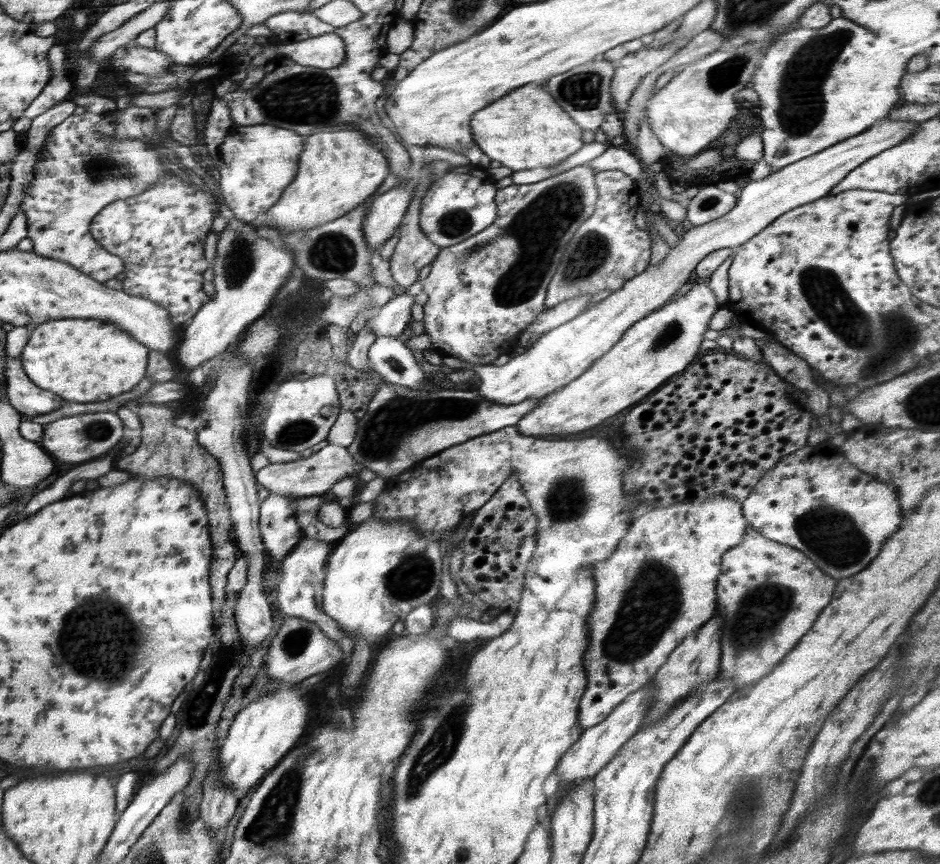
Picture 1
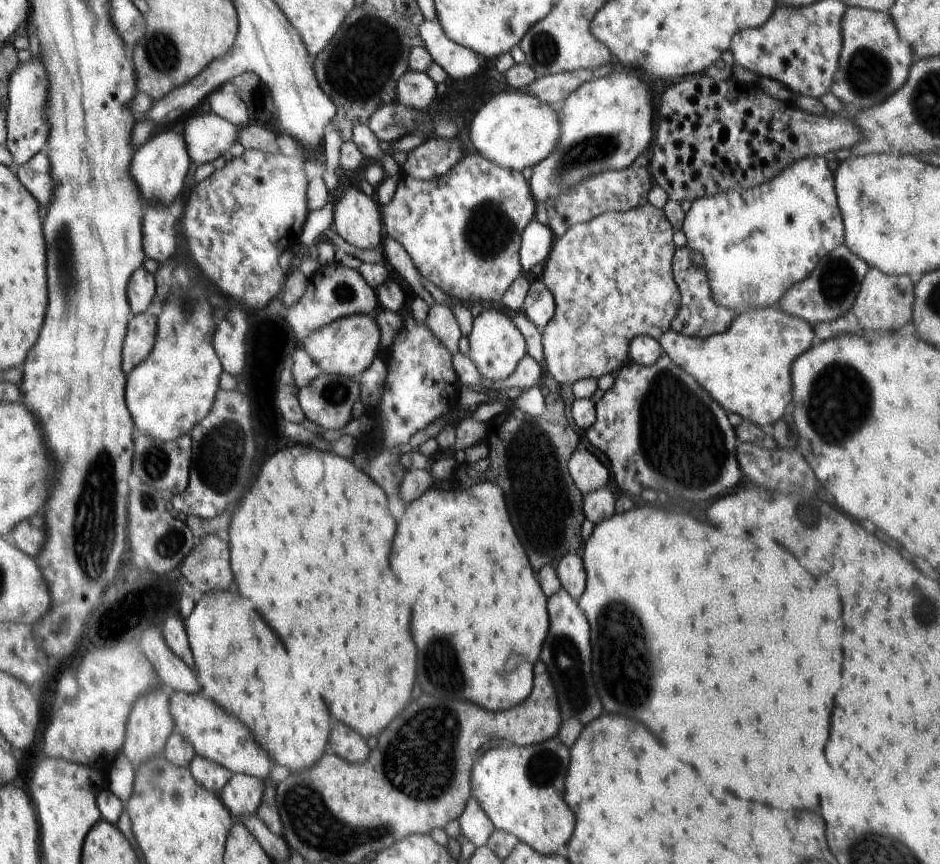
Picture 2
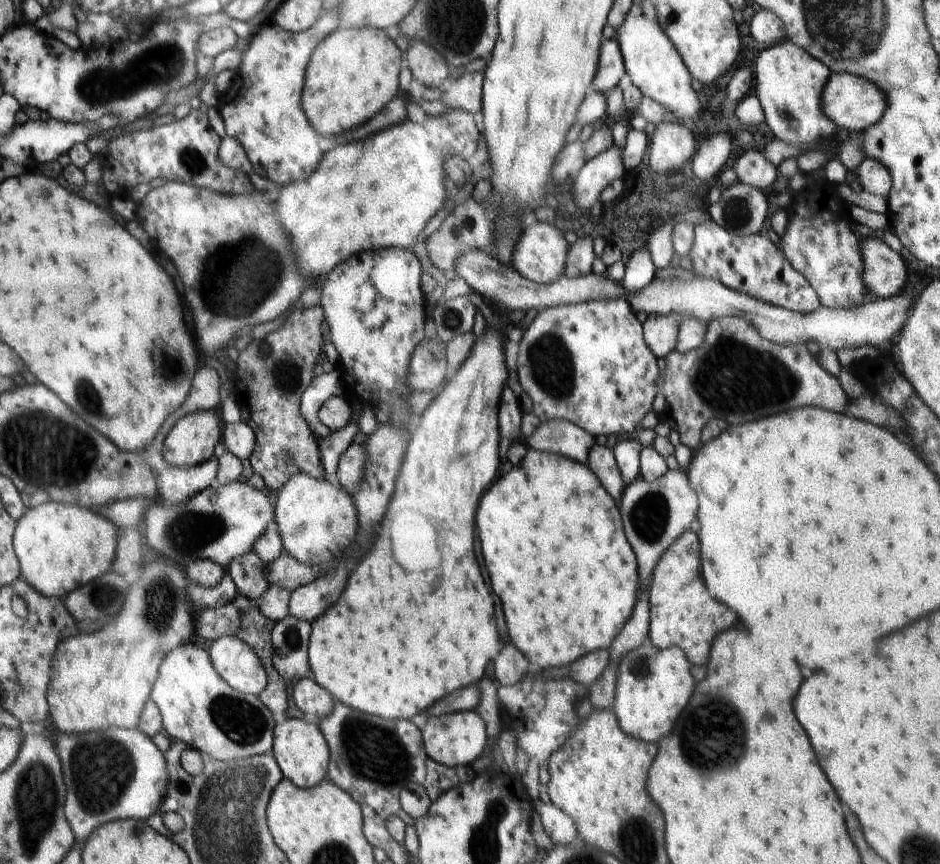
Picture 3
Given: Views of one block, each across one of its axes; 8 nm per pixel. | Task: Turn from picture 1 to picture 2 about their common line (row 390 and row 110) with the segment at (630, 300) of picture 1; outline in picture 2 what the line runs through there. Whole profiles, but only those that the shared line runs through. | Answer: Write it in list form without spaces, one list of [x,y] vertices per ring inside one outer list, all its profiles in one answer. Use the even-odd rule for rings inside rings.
[[[501,91],[490,97],[469,124],[467,132],[474,150],[492,163],[511,171],[522,172],[536,166],[554,150],[560,134],[557,112],[550,105],[520,91]]]

